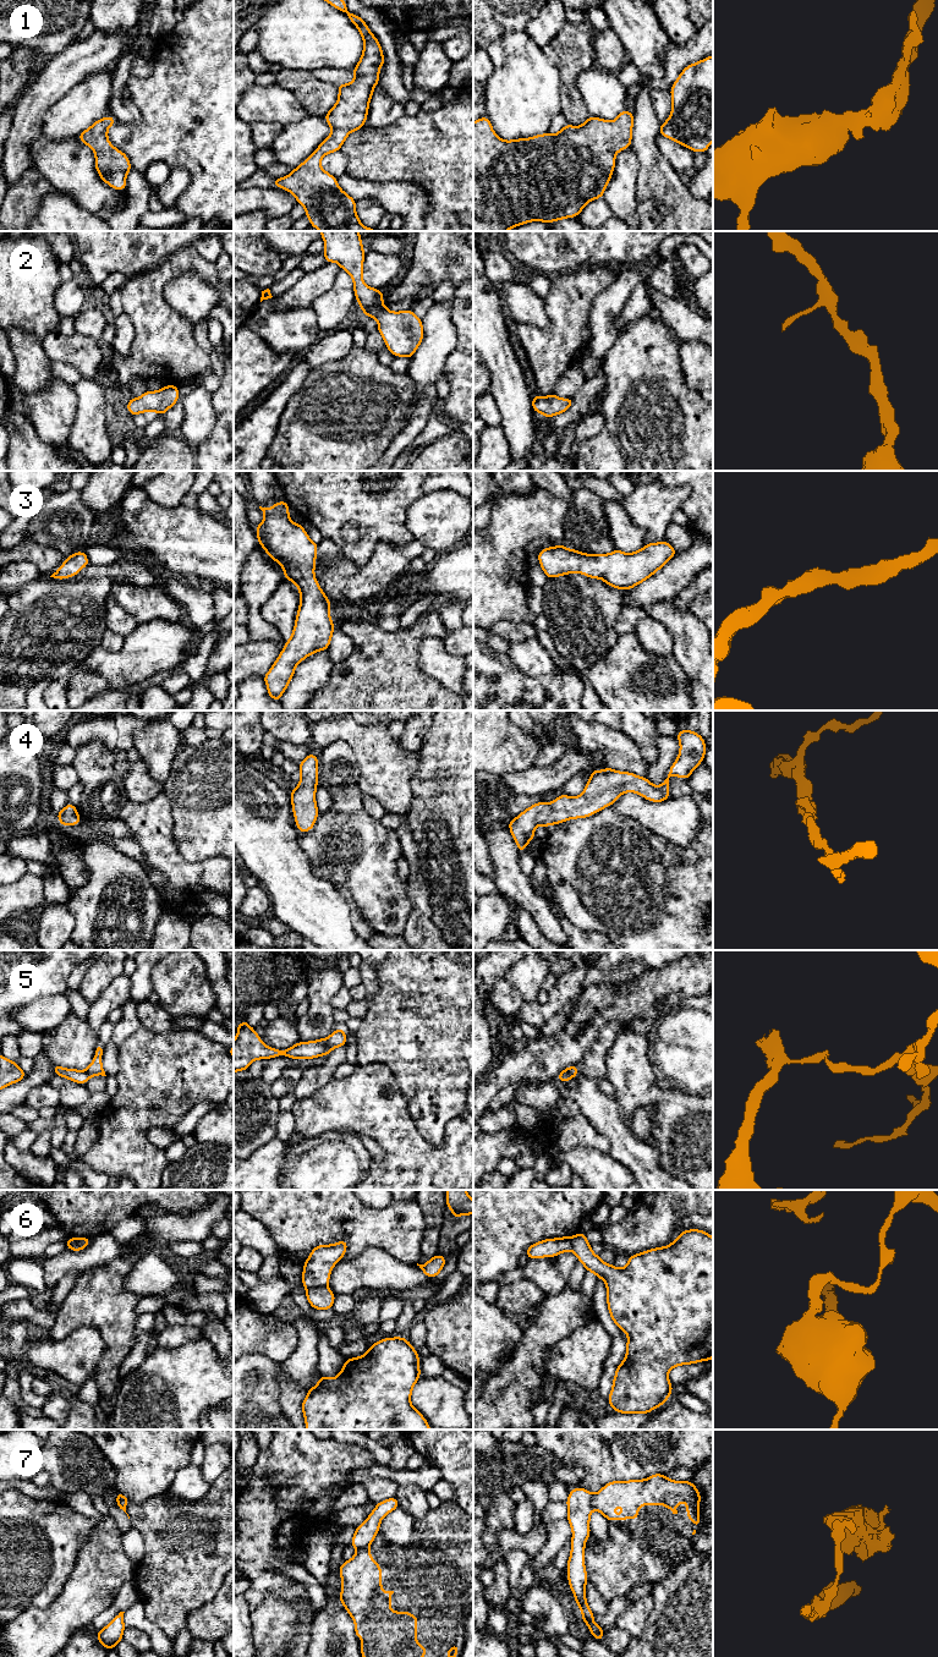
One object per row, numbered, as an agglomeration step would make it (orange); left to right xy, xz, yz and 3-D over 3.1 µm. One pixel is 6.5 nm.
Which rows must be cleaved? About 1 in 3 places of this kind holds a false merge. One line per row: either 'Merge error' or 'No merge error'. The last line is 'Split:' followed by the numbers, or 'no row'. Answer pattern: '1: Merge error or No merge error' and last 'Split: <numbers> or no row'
1: No merge error
2: No merge error
3: No merge error
4: No merge error
5: Merge error
6: Merge error
7: Merge error
Split: 5, 6, 7

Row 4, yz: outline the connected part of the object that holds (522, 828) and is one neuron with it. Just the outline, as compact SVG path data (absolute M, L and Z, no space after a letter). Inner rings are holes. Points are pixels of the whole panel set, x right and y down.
M680 730L676 739L680 742L678 759L671 764L668 778L659 786L654 786L647 778L607 767L603 770L591 770L591 778L581 795L571 797L563 794L550 803L537 802L515 819L509 821L509 829L519 852L521 854L534 839L534 829L538 824L547 828L569 819L589 817L616 802L624 792L636 792L653 802L669 799L669 778L680 777L689 780L706 755L706 744L700 734Z

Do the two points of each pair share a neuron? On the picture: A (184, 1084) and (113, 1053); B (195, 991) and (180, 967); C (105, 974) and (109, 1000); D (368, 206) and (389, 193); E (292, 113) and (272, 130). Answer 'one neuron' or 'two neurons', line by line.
A: two neurons
B: one neuron
C: two neurons
D: two neurons
E: two neurons

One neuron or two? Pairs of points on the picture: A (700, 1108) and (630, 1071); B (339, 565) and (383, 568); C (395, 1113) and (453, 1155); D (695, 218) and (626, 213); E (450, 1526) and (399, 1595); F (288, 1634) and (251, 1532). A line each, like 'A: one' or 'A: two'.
A: one
B: two
C: one
D: two
E: one
F: two

